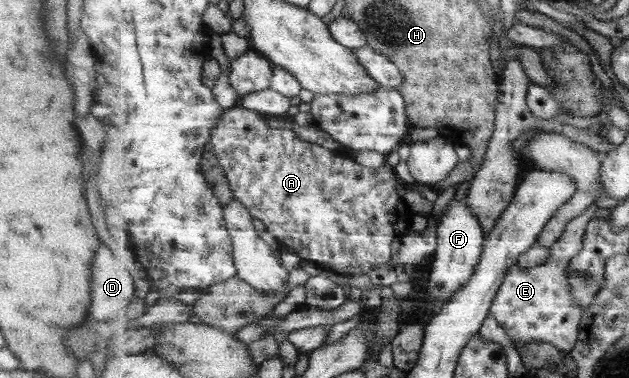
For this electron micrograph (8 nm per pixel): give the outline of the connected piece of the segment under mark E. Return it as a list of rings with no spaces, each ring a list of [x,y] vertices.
[[[594,203],[590,210],[574,217],[566,225],[562,237],[549,247],[550,257],[544,265],[523,268],[516,262],[508,270],[504,285],[493,301],[489,316],[499,323],[516,349],[529,341],[542,341],[551,343],[562,351],[571,352],[578,343],[584,311],[575,304],[571,296],[567,269],[570,260],[582,251],[586,226],[596,219],[596,213],[601,207]]]

